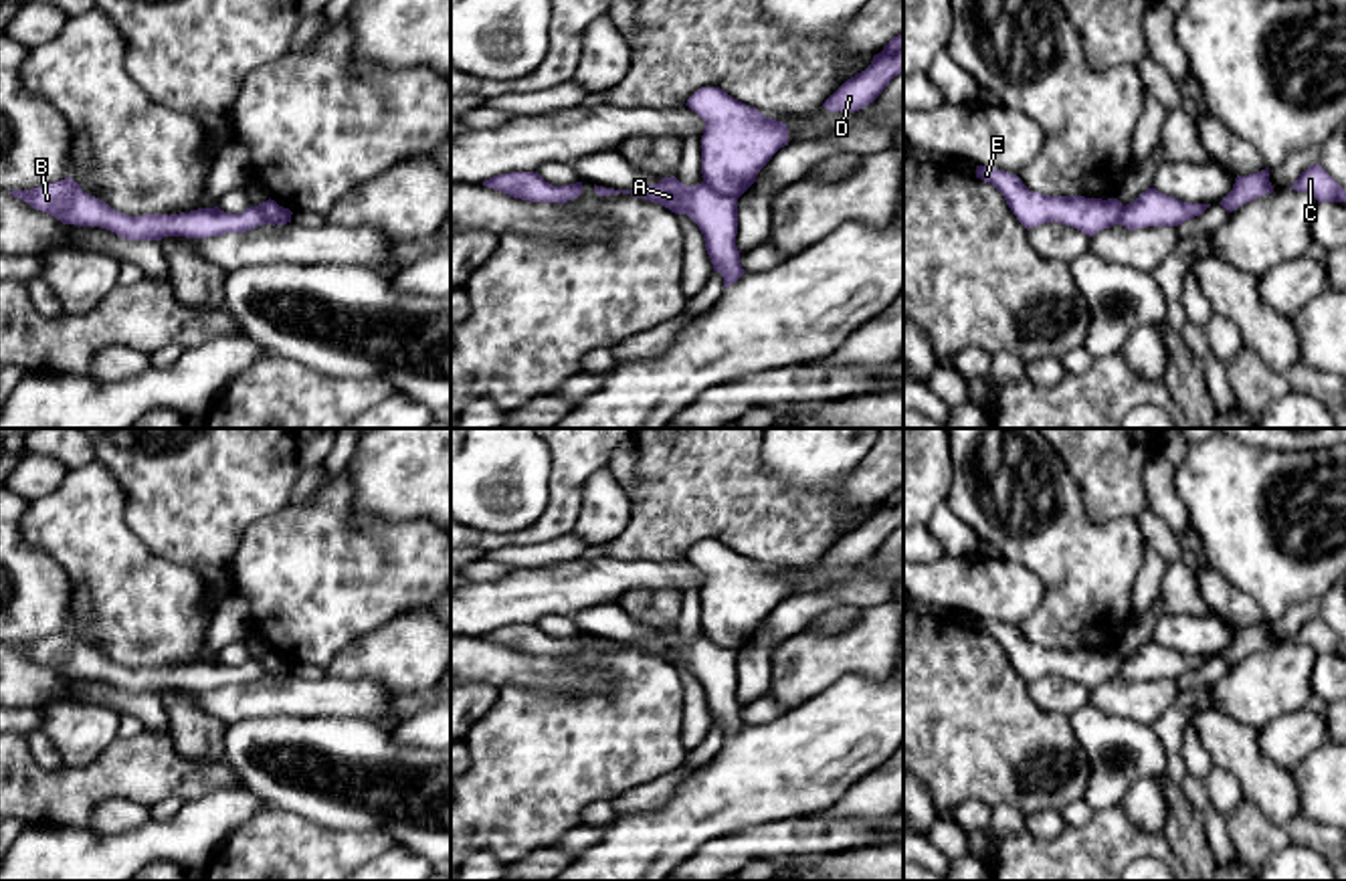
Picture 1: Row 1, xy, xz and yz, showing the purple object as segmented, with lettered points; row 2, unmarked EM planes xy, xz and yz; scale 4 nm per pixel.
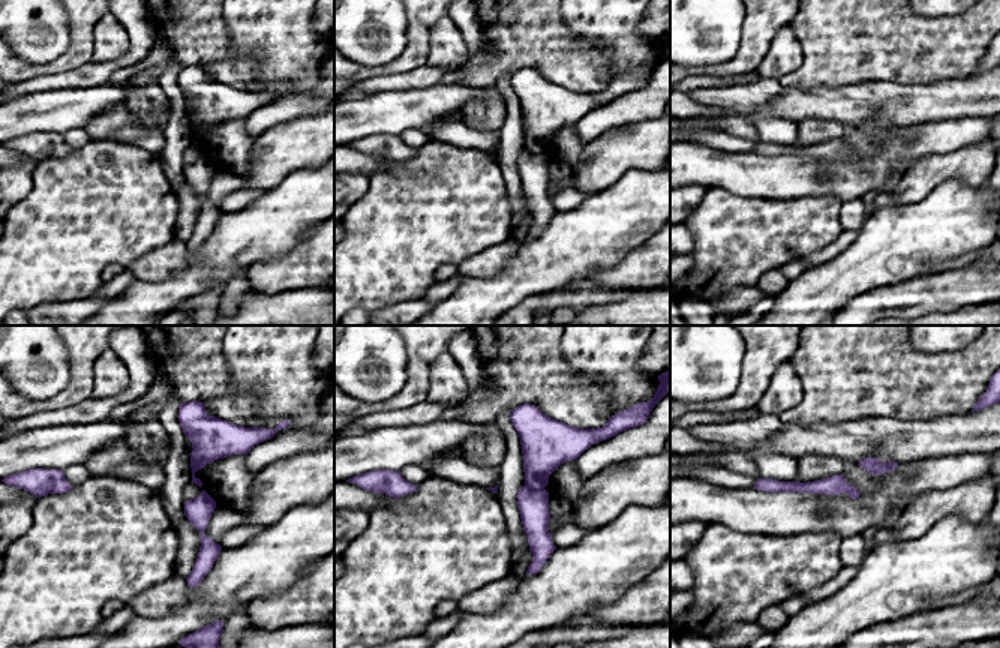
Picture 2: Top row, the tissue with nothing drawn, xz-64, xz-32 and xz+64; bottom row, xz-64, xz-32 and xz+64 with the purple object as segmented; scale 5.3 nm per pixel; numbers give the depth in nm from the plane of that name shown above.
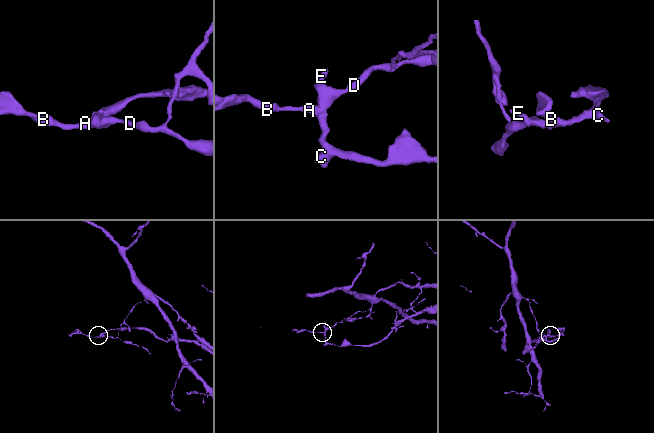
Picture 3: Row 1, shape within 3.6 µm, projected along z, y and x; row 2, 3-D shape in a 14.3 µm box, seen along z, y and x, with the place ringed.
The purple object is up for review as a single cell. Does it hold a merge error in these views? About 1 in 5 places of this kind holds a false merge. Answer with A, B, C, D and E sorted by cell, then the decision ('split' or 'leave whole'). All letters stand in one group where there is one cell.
A B C / D E; split

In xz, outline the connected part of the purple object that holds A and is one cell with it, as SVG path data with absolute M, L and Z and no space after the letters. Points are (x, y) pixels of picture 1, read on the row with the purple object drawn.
M675 176L661 178L659 184L639 186L633 190L602 188L596 184L594 190L598 196L620 192L631 194L661 204L675 214L687 214L701 230L713 271L724 277L724 287L730 287L746 273L740 265L740 251L736 247L736 198L717 194L703 182L695 186L685 186Z

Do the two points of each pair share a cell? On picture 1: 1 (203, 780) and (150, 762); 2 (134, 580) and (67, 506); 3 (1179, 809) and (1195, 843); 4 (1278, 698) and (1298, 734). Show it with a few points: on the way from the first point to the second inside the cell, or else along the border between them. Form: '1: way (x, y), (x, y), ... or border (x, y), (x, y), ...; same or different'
1: way (190, 778), (162, 772); same
2: way (116, 562), (81, 524); same
3: way (1183, 817), (1187, 835); same
4: border (1304, 706), (1268, 720), (1258, 730); different

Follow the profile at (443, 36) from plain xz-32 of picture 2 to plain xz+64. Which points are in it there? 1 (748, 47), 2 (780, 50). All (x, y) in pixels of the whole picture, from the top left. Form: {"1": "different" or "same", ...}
{"1": "different", "2": "same"}

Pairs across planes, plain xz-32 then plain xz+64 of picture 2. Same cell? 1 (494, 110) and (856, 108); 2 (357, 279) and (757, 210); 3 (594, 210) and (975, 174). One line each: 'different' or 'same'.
1: different
2: same
3: different

